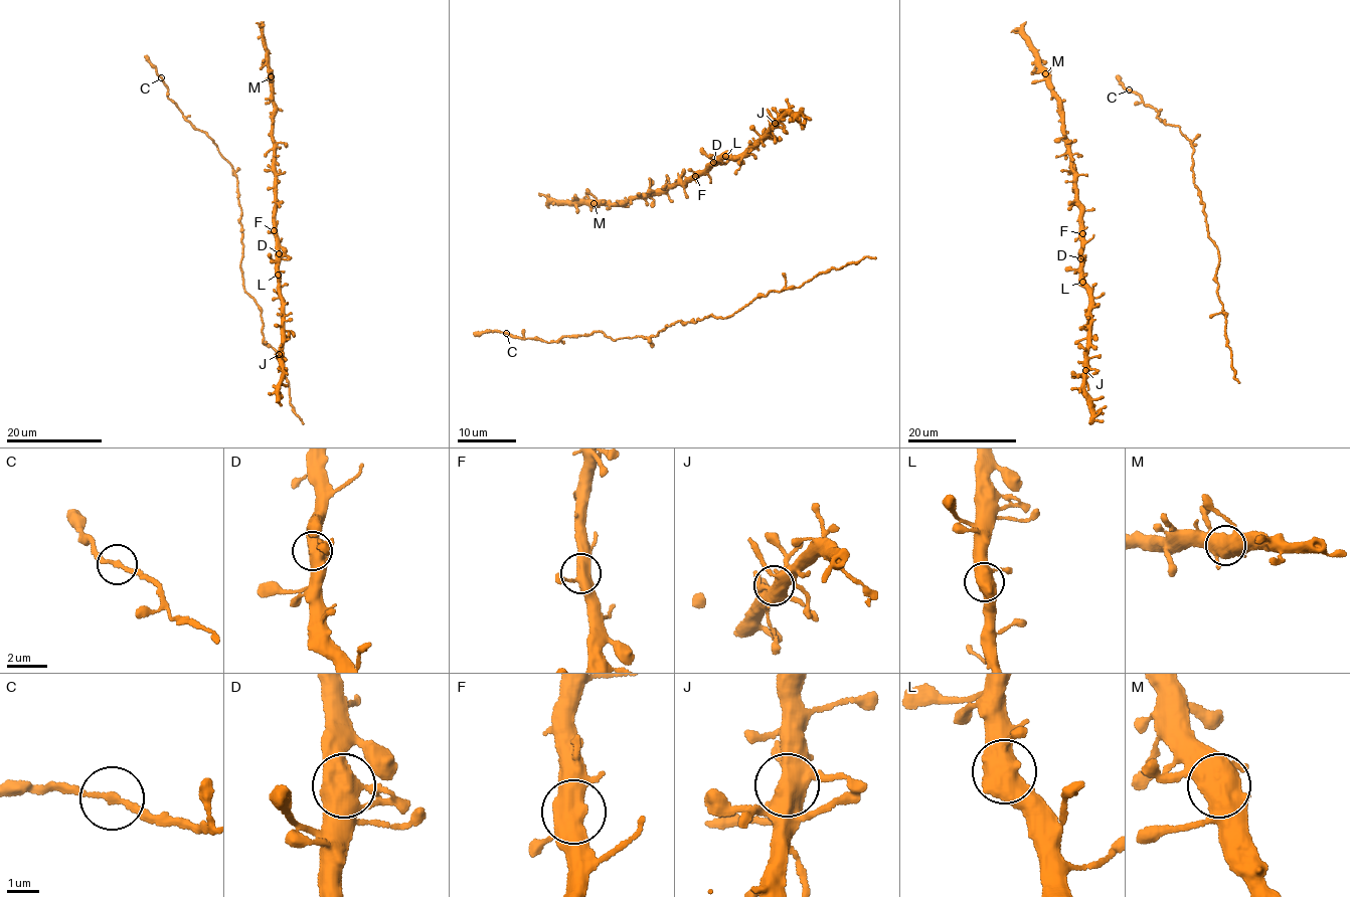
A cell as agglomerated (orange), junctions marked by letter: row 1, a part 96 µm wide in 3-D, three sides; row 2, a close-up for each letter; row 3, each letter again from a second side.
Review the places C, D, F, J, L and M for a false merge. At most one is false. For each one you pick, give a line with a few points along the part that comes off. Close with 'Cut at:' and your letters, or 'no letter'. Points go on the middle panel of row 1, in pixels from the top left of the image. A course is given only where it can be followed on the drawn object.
Cut at: no letter

